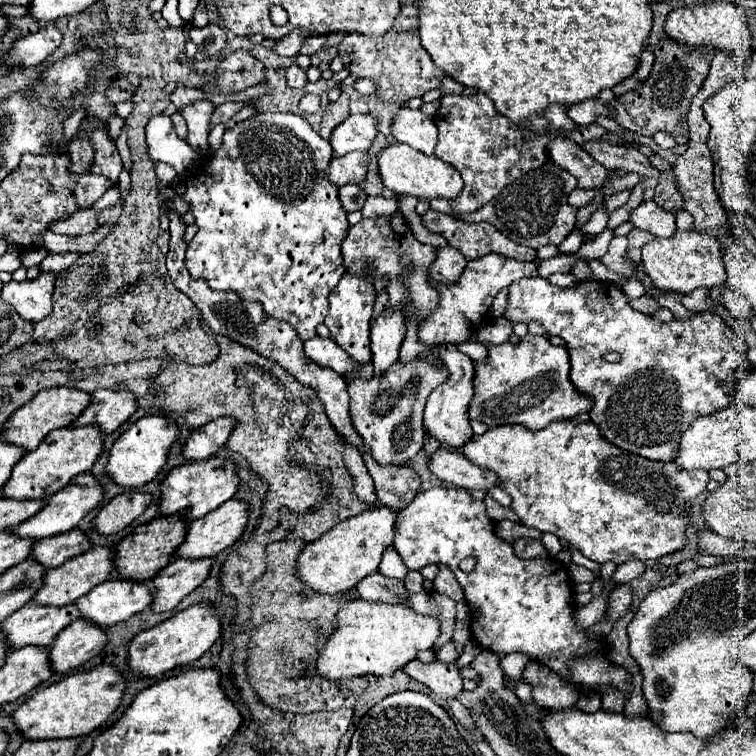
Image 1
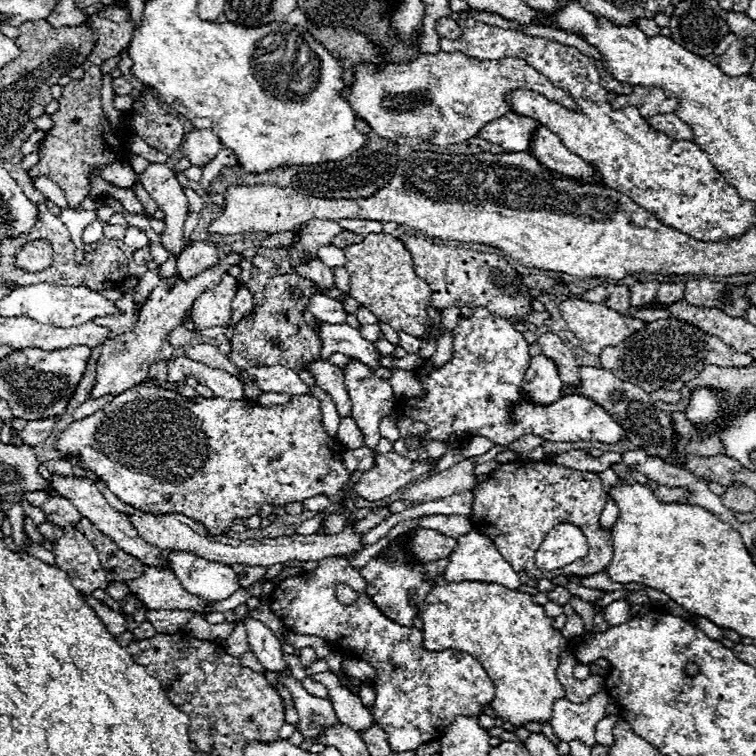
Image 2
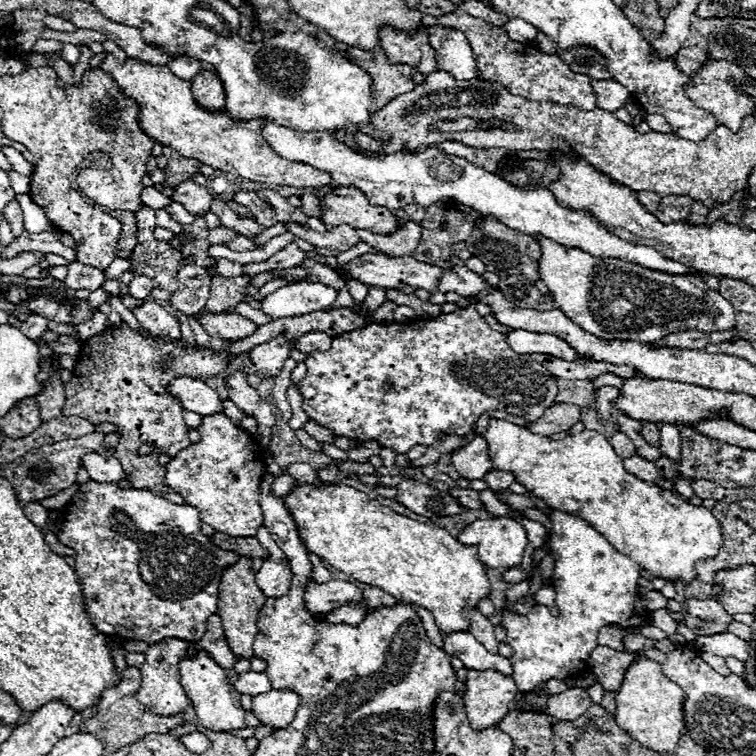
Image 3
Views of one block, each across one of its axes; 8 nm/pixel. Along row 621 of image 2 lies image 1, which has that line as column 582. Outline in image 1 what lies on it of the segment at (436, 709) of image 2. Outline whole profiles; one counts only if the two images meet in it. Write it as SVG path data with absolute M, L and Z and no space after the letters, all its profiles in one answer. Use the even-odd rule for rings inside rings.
M538 276L522 278L508 288L508 302L502 316L514 324L540 322L548 334L562 336L572 364L570 378L580 392L594 398L590 418L600 428L600 434L610 444L648 460L672 460L680 434L690 422L730 406L738 382L752 370L746 342L726 326L720 316L712 312L694 312L692 318L686 320L674 318L672 322L658 322L650 314L634 310L628 304L628 296L612 282L584 280L570 288L560 288ZM606 352L618 352L620 362L604 362L602 354Z

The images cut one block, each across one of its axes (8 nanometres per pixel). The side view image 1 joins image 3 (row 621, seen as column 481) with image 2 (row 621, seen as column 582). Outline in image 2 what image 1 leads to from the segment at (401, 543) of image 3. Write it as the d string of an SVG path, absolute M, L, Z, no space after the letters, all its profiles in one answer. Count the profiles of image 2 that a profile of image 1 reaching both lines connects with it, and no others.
M440 576L434 582L434 588L418 609L420 620L424 622L424 648L430 652L442 650L460 650L476 658L486 674L492 678L496 696L492 708L498 718L514 726L526 726L528 722L548 722L552 704L558 698L564 698L566 692L556 678L556 666L560 654L566 650L566 638L560 630L554 628L554 618L544 614L544 608L532 600L530 594L508 590L500 584L482 584L482 582L444 582Z

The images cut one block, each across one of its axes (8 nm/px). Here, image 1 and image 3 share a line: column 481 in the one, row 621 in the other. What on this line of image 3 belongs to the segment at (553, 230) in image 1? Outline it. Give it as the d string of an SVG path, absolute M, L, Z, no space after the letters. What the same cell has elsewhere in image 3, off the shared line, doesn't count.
M212 614L210 616L208 630L202 636L202 640L196 642L196 648L206 650L218 662L218 666L222 666L224 670L226 668L232 668L236 664L236 658L234 658L234 654L230 652L230 648L226 644L224 628L222 628L222 618L218 614Z

